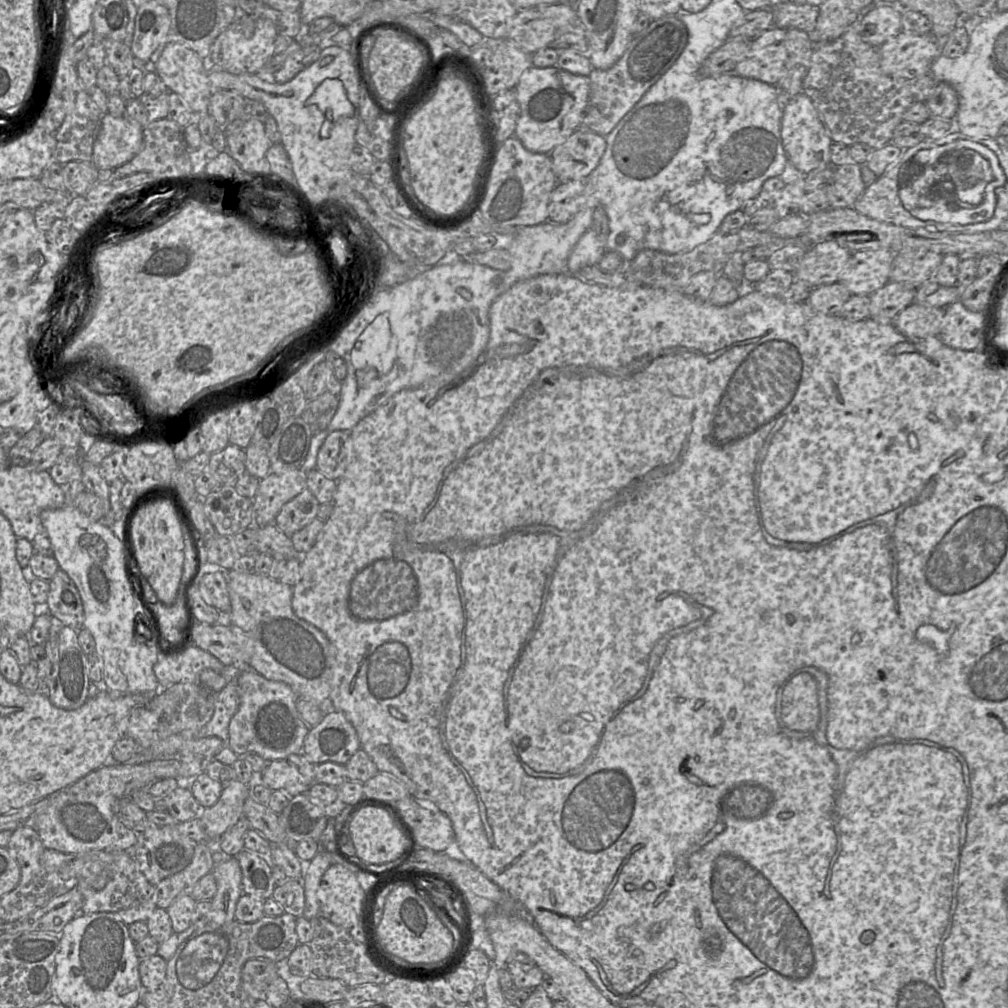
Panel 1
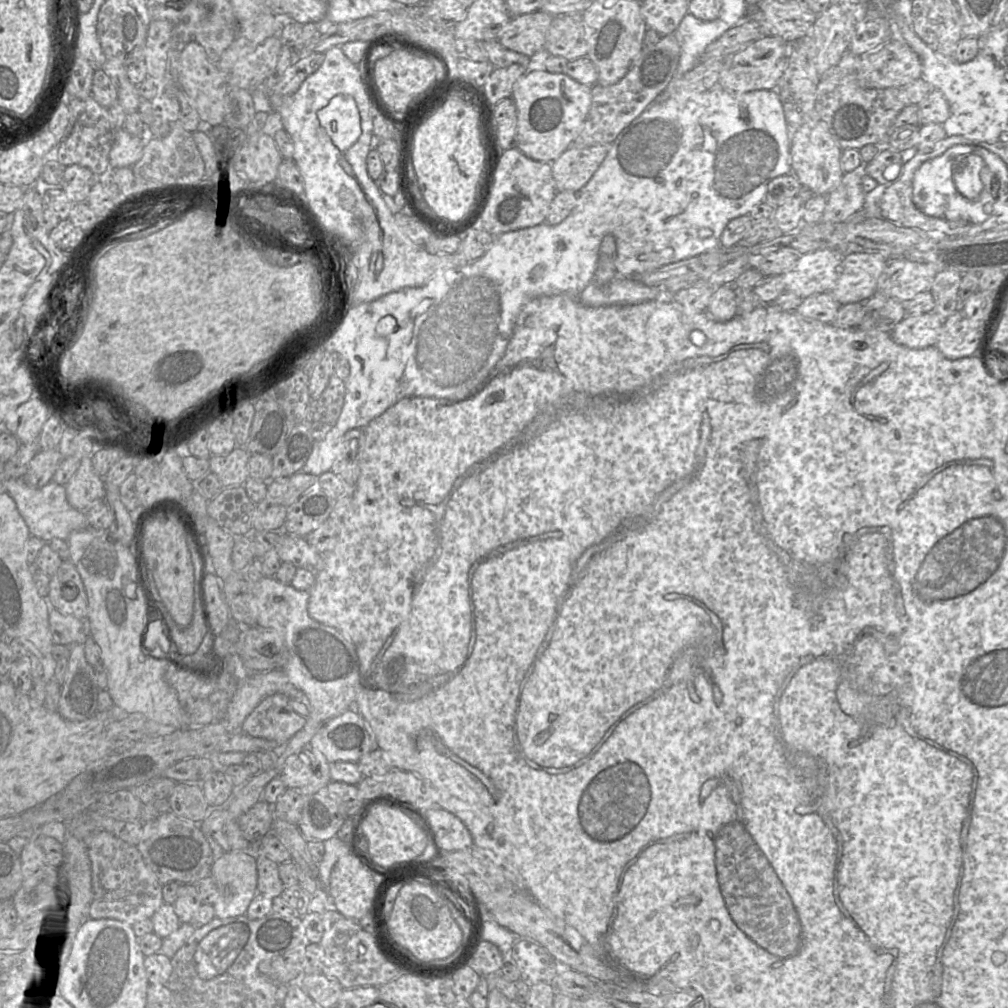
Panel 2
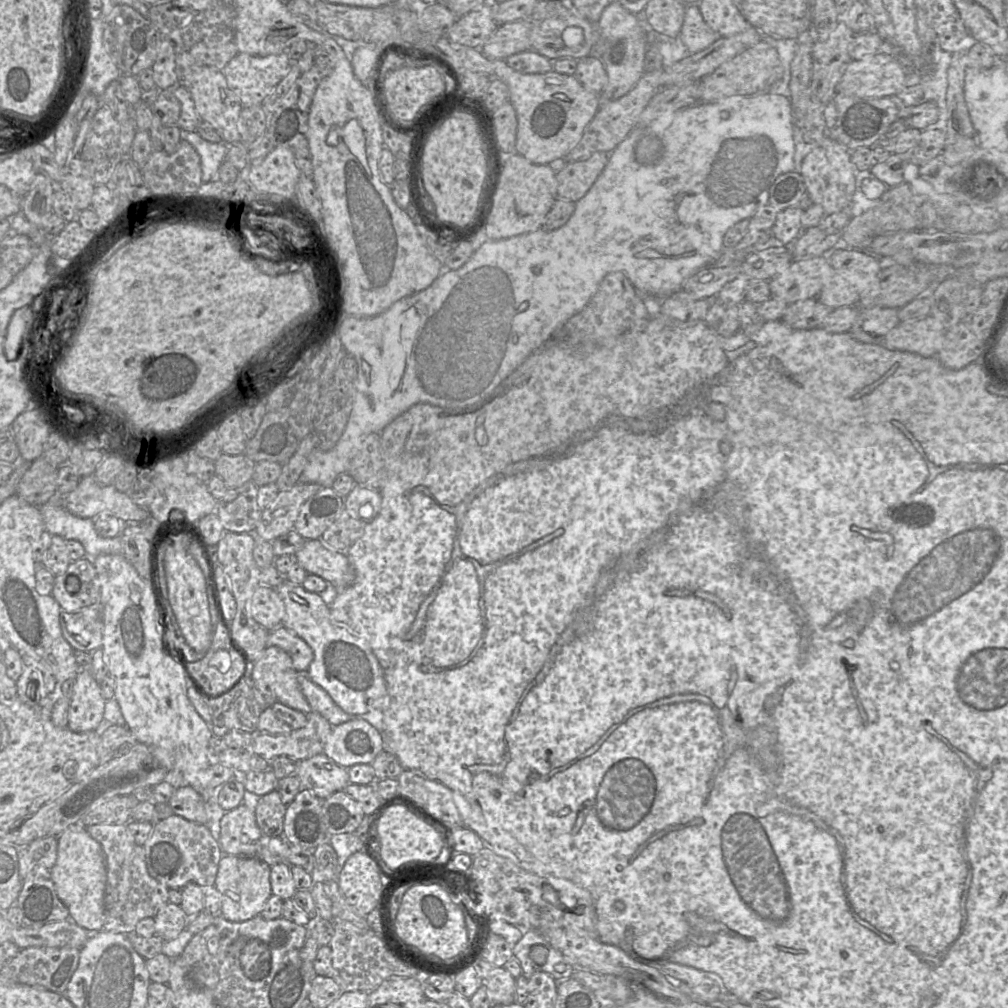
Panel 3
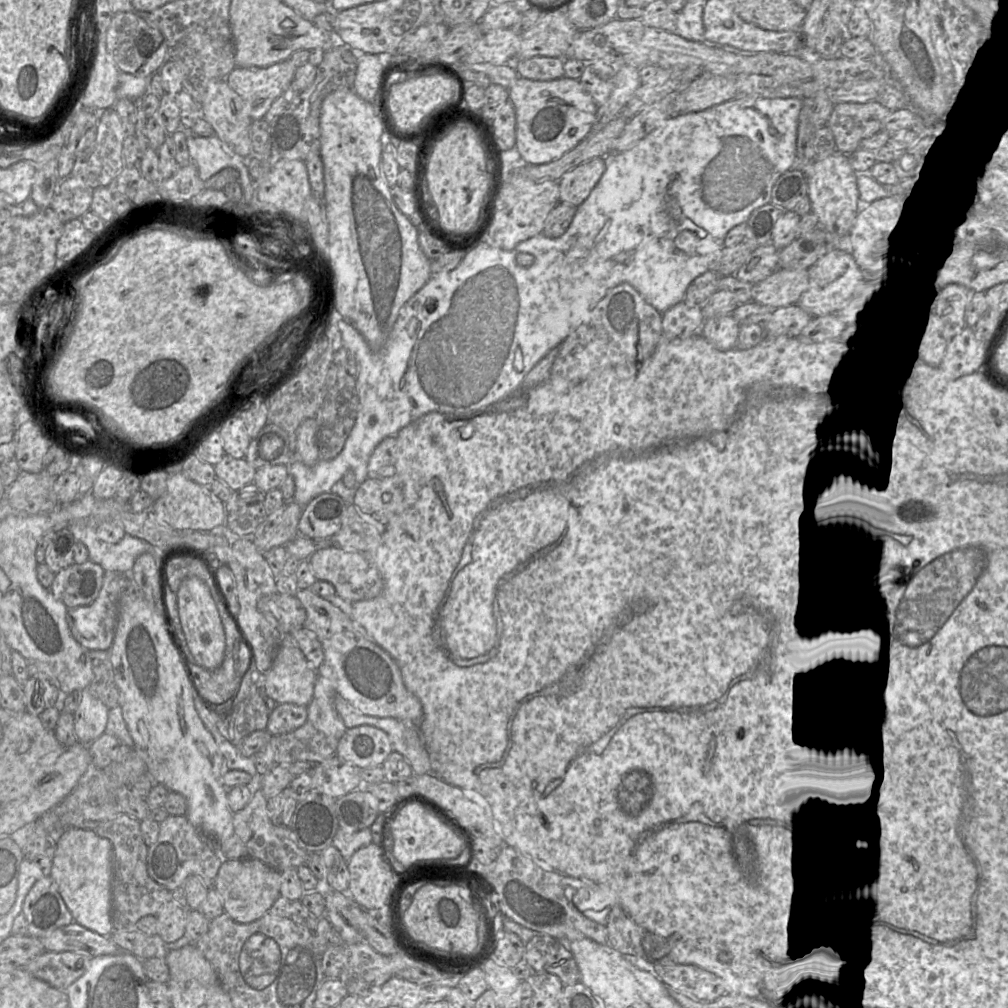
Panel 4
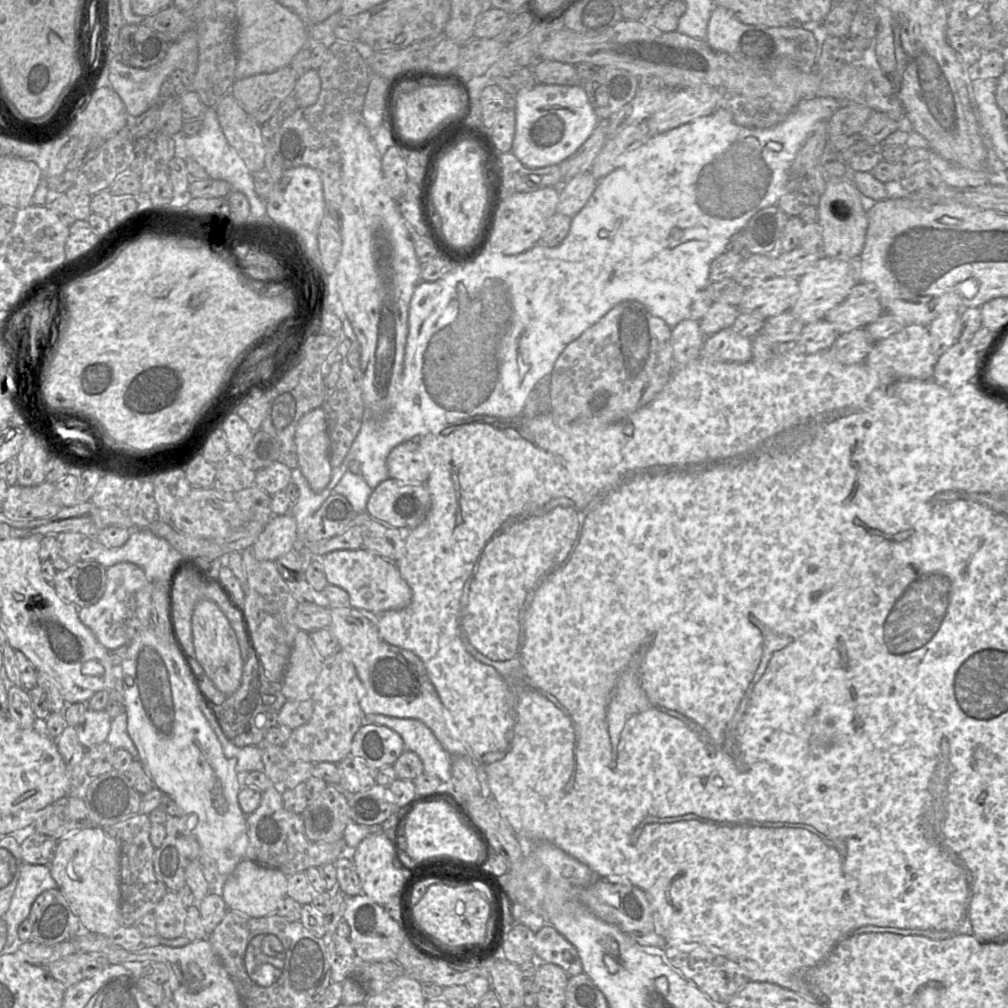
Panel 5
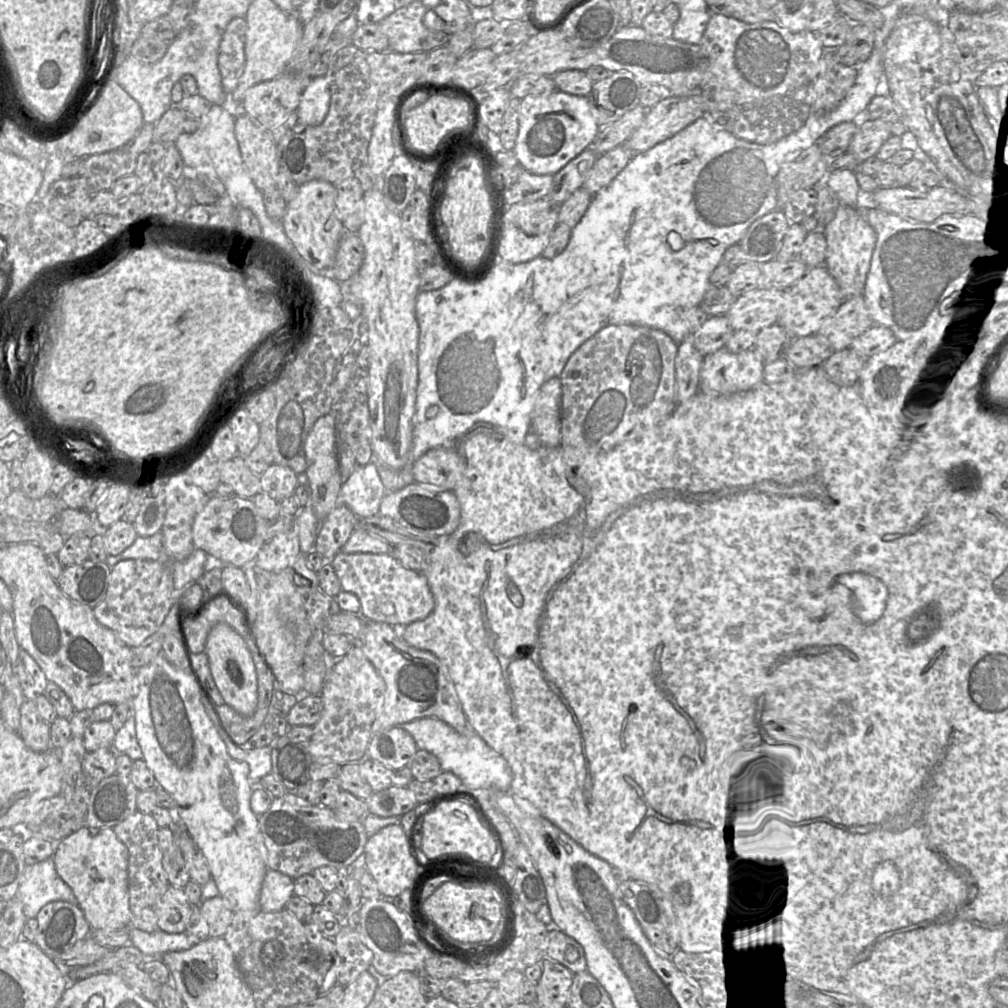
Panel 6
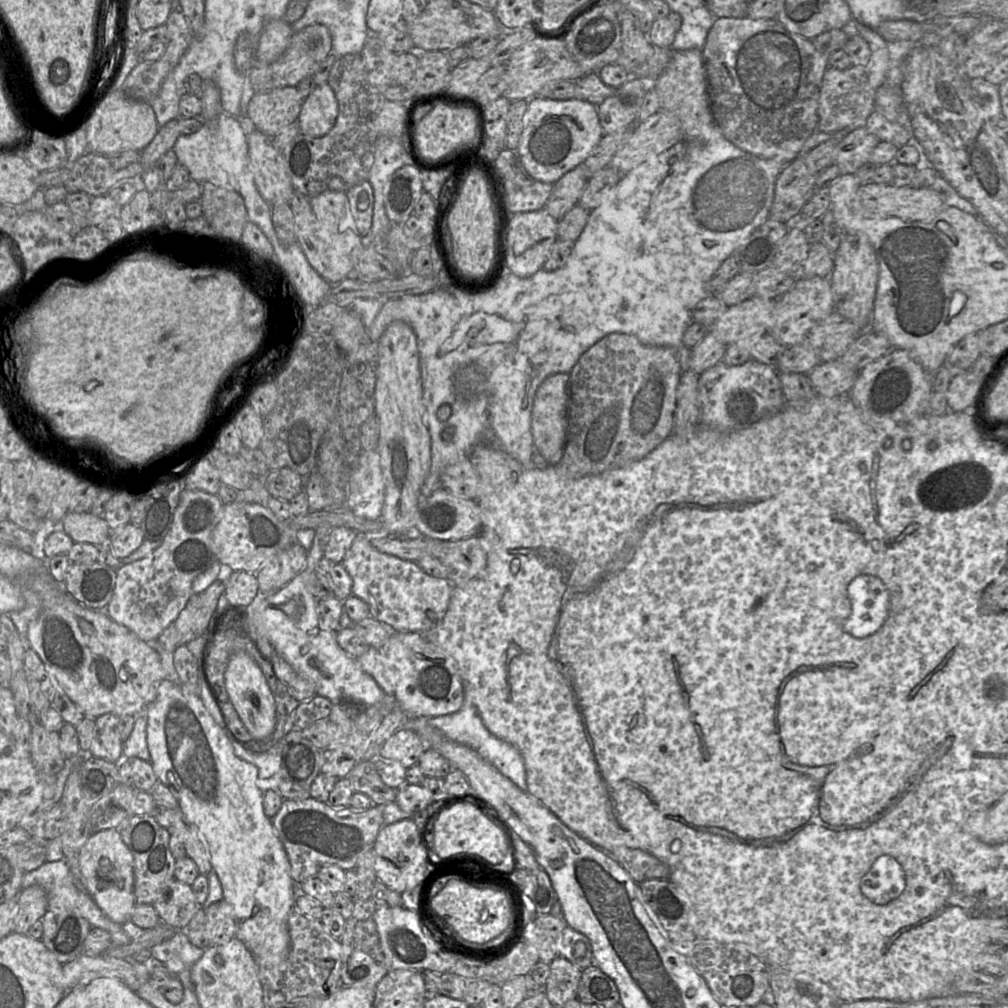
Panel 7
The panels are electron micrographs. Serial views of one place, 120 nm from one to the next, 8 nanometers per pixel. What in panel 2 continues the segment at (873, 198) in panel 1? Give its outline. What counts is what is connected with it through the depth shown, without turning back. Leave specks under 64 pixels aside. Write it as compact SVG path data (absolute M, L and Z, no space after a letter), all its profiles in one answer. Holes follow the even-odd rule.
M946 135L942 140L937 142L928 153L920 153L915 149L913 151L901 152L903 158L901 174L896 181L885 187L884 193L881 197L880 208L882 218L902 227L914 228L927 233L945 235L976 234L982 231L995 229L996 226L1001 225L999 223L1002 222L1001 215L993 215L982 223L951 221L944 218L928 216L919 210L913 202L913 177L920 165L927 160L944 154L951 146L969 144L972 144L972 140L967 139L963 135Z

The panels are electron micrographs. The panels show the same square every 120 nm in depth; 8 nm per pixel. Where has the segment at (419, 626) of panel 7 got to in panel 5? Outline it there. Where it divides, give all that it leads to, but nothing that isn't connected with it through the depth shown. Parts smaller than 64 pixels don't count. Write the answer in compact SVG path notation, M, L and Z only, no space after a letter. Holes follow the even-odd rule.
M363 548L333 551L322 556L320 560L327 582L344 589L349 594L350 607L363 614L378 615L389 610L400 610L411 602L411 588L393 561Z

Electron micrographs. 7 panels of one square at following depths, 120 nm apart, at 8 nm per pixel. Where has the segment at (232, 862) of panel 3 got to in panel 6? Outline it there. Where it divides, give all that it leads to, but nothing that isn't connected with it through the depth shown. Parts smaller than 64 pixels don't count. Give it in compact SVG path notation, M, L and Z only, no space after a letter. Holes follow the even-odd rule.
M267 870L262 882L259 907L264 912L285 909L288 900L294 895L294 879L275 871Z

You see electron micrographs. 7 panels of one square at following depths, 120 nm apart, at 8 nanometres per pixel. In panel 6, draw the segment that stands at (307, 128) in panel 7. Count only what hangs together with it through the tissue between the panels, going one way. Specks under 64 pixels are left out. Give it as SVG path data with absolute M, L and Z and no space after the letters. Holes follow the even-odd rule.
M317 76L303 89L297 108L298 123L310 126L320 125L329 110L330 89L326 76Z

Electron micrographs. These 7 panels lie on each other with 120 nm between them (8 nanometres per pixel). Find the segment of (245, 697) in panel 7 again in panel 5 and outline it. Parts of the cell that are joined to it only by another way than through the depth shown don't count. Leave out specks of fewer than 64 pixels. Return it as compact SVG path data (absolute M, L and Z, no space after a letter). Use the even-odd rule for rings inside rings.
M202 599L196 603L193 609L191 630L195 659L220 692L227 697L232 695L241 684L244 660L236 634L228 619L215 602Z

